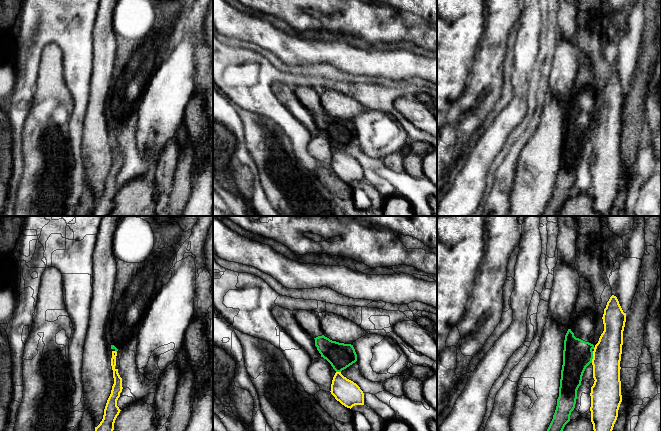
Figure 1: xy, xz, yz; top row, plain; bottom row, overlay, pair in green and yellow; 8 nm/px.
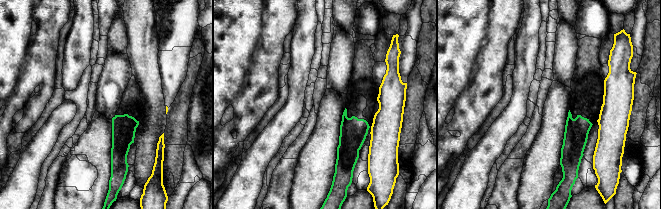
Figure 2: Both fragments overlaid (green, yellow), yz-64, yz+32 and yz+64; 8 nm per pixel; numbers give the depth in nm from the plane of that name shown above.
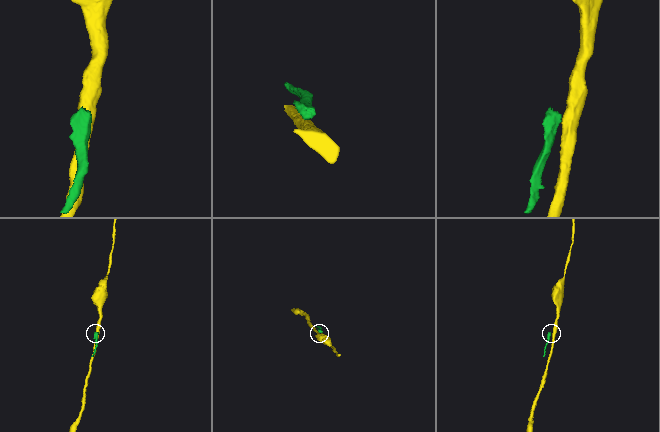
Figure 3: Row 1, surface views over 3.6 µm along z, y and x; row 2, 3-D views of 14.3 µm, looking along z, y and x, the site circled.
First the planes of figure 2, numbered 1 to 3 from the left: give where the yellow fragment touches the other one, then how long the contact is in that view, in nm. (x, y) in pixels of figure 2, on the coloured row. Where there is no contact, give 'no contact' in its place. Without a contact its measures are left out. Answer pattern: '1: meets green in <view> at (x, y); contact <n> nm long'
1: no contact
2: no contact
3: no contact

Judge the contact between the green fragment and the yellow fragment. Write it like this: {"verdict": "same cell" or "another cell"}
{"verdict": "another cell"}

